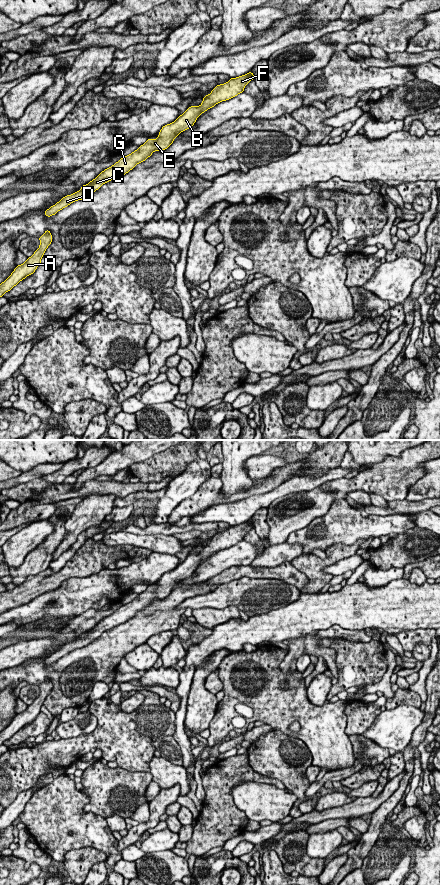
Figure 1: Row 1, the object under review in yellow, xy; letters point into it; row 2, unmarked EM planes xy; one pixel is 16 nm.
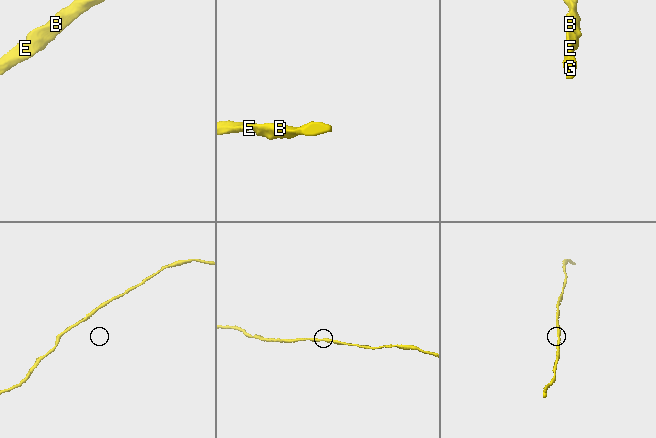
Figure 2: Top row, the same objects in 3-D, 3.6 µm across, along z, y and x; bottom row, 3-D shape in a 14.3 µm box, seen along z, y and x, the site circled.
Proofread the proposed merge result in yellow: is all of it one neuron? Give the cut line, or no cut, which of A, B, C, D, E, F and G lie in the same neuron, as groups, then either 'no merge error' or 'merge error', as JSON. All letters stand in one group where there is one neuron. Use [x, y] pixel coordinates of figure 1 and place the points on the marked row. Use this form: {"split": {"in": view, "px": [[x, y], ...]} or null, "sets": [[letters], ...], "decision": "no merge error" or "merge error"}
{"split": null, "sets": [["A", "B", "C", "D", "E", "F", "G"]], "decision": "no merge error"}

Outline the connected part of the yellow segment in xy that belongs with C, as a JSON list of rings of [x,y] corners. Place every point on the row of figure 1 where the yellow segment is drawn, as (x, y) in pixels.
[[[251,71],[242,76],[230,78],[230,80],[224,84],[217,85],[209,95],[203,97],[203,102],[200,106],[188,107],[185,113],[180,115],[174,122],[164,125],[157,139],[147,139],[137,150],[102,171],[87,185],[82,185],[79,191],[63,197],[59,202],[47,209],[44,215],[47,217],[55,215],[58,211],[71,203],[82,200],[93,194],[96,190],[101,188],[103,184],[125,175],[130,170],[134,169],[138,163],[150,157],[154,151],[167,149],[174,142],[174,138],[179,136],[180,132],[191,128],[202,113],[214,107],[219,102],[229,100],[244,92],[245,86],[253,79],[254,75]]]

